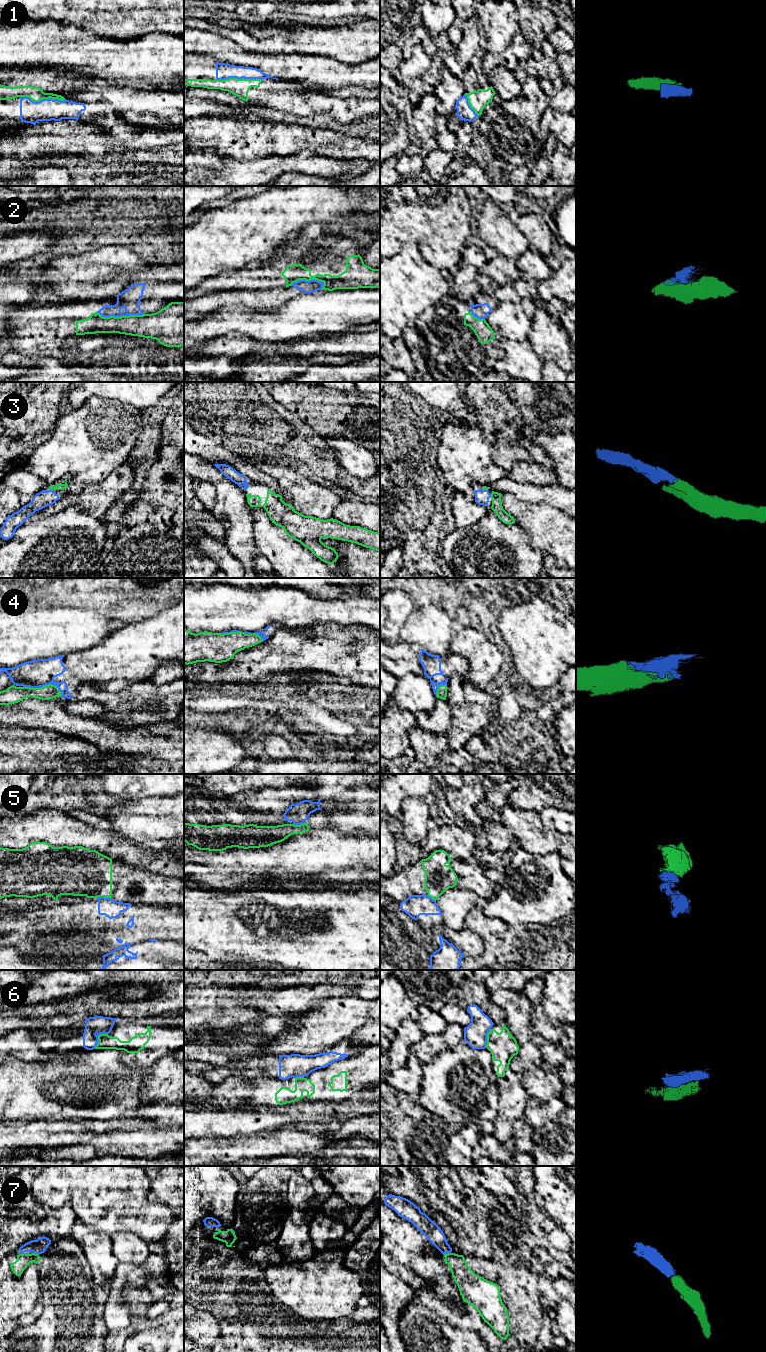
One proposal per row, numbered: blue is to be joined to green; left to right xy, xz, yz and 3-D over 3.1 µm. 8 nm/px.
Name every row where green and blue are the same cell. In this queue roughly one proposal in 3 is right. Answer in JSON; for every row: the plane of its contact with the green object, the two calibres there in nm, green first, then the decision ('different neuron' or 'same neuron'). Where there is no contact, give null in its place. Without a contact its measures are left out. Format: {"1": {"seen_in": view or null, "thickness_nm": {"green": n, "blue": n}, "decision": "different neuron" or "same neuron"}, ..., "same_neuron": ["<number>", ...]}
{"1": {"seen_in": "xz", "thickness_nm": {"green": 140, "blue": 130}, "decision": "same neuron"}, "2": {"seen_in": "xy", "thickness_nm": {"green": 190, "blue": 160}, "decision": "different neuron"}, "3": {"seen_in": "xy", "thickness_nm": {"green": 50, "blue": 130}, "decision": "same neuron"}, "4": {"seen_in": "xy", "thickness_nm": {"green": 130, "blue": 220}, "decision": "same neuron"}, "5": {"seen_in": "xy", "thickness_nm": {"green": 380, "blue": 140}, "decision": "different neuron"}, "6": {"seen_in": "xy", "thickness_nm": {"green": 110, "blue": 150}, "decision": "different neuron"}, "7": {"seen_in": "yz", "thickness_nm": {"green": 170, "blue": 140}, "decision": "same neuron"}, "same_neuron": ["1", "3", "4", "7"]}

